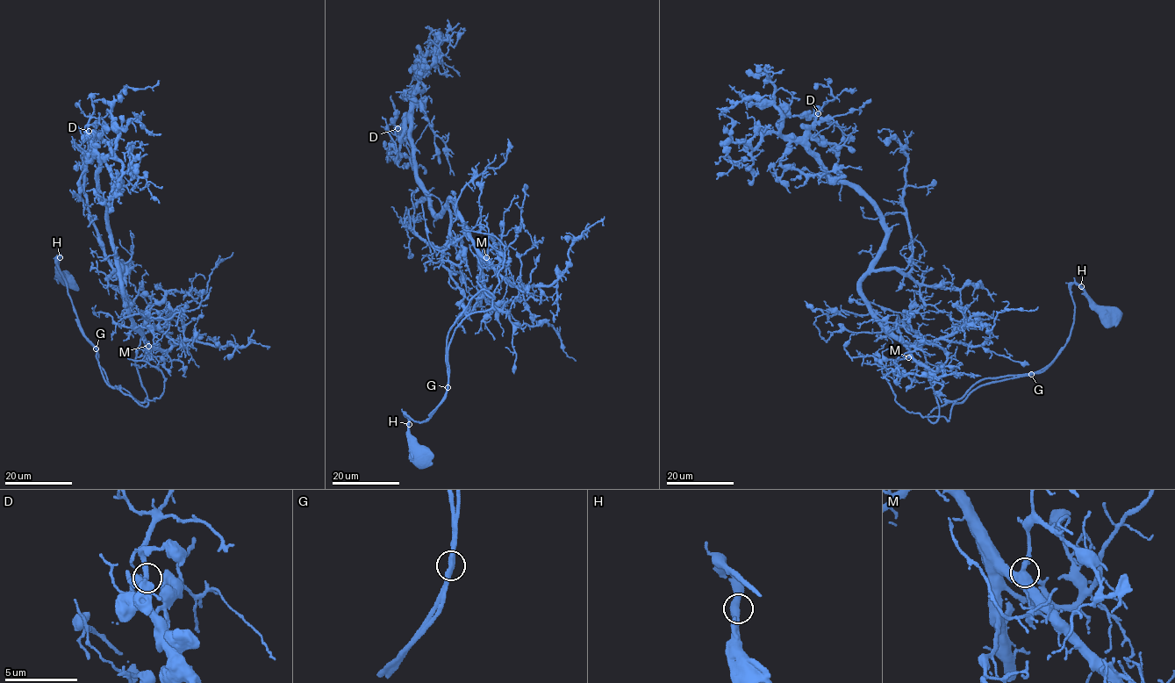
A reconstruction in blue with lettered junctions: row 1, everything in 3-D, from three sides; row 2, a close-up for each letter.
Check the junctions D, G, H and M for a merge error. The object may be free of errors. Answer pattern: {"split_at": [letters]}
{"split_at": ["G"]}

